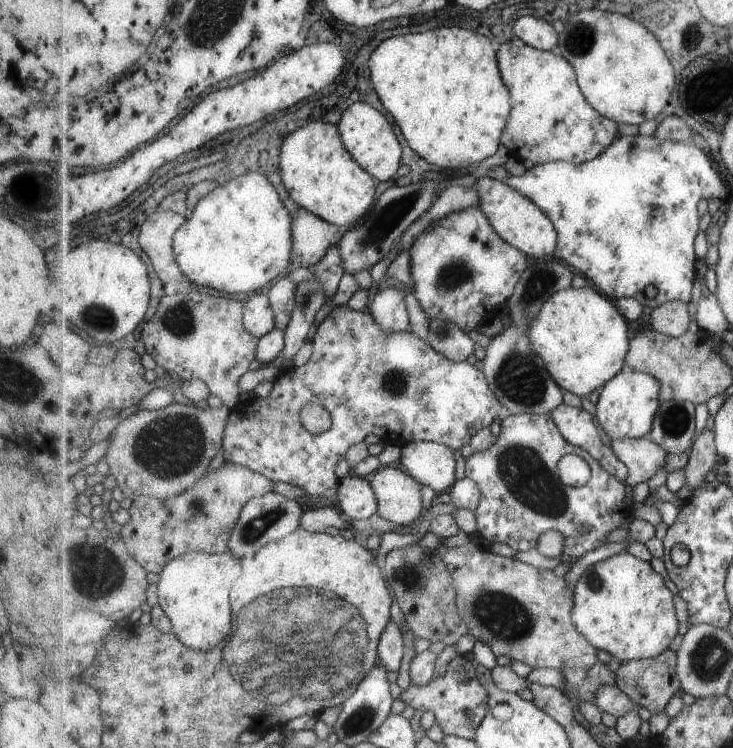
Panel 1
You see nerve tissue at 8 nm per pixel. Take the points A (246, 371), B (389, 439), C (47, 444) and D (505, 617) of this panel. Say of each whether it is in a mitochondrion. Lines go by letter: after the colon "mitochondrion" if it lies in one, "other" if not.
A: other
B: other
C: other
D: mitochondrion

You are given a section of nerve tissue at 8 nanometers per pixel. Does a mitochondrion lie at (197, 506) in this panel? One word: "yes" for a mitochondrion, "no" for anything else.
no

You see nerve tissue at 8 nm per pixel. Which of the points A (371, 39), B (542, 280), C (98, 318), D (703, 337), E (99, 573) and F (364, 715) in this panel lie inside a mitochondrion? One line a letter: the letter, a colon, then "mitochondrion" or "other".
A: other
B: mitochondrion
C: mitochondrion
D: other
E: mitochondrion
F: mitochondrion

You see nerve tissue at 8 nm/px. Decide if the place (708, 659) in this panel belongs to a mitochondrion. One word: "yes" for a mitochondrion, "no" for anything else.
yes

